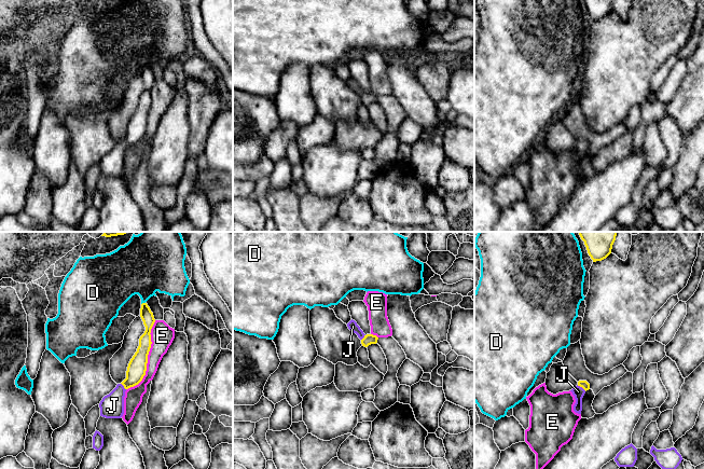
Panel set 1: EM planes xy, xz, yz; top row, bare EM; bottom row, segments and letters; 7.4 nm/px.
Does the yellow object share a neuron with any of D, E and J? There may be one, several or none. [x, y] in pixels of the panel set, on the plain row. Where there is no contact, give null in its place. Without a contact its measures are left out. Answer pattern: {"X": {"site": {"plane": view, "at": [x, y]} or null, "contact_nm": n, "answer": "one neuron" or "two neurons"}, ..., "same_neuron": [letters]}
{"D": {"site": {"plane": "xy", "at": [142, 61]}, "contact_nm": 40, "answer": "two neurons"}, "E": {"site": {"plane": "xy", "at": [147, 116]}, "contact_nm": 550, "answer": "two neurons"}, "J": {"site": {"plane": "yz", "at": [581, 145]}, "contact_nm": 80, "answer": "one neuron"}, "same_neuron": ["J"]}

